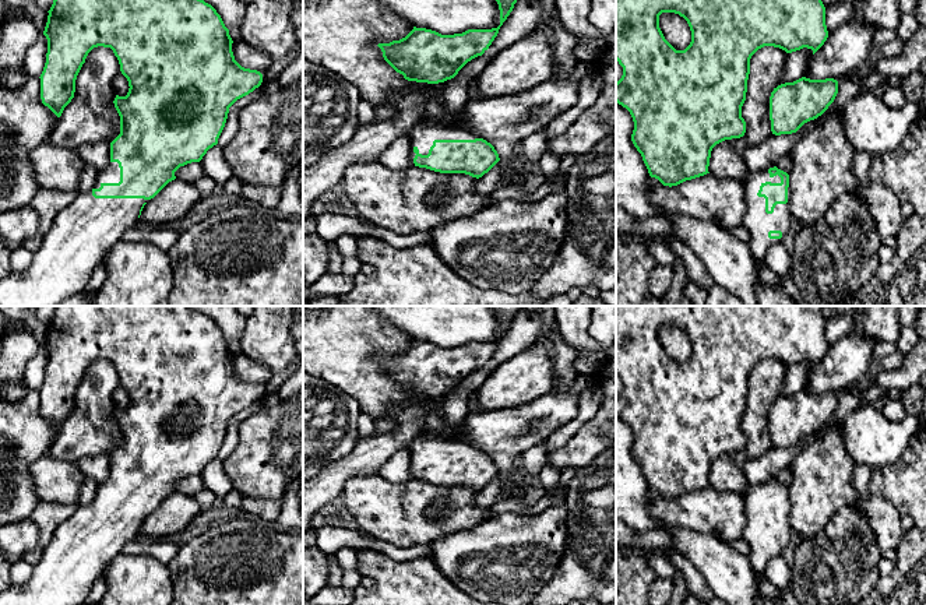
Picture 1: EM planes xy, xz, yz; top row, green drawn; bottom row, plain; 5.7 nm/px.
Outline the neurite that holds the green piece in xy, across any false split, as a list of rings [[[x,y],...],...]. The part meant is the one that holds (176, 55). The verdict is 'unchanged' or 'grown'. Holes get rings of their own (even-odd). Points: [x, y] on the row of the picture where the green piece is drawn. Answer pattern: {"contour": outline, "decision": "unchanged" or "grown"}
{"contour": [[[53,0],[47,11],[47,22],[43,35],[47,39],[47,53],[43,71],[41,74],[41,99],[57,117],[71,102],[75,92],[77,75],[85,63],[88,53],[98,46],[110,48],[119,60],[120,71],[128,81],[126,96],[116,95],[113,103],[120,116],[120,134],[110,143],[110,162],[96,172],[94,189],[78,191],[75,198],[56,217],[52,228],[45,235],[42,246],[29,267],[21,272],[11,272],[0,281],[0,306],[59,306],[71,295],[85,289],[94,270],[105,260],[112,247],[120,242],[123,233],[133,228],[140,219],[141,211],[148,200],[154,198],[169,182],[175,180],[175,172],[187,163],[200,162],[210,148],[218,144],[218,138],[225,127],[229,108],[240,98],[249,95],[263,82],[263,74],[257,70],[242,67],[232,52],[232,38],[216,10],[204,0]]], "decision": "grown"}

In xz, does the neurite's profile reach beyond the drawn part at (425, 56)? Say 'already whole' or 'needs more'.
already whole

